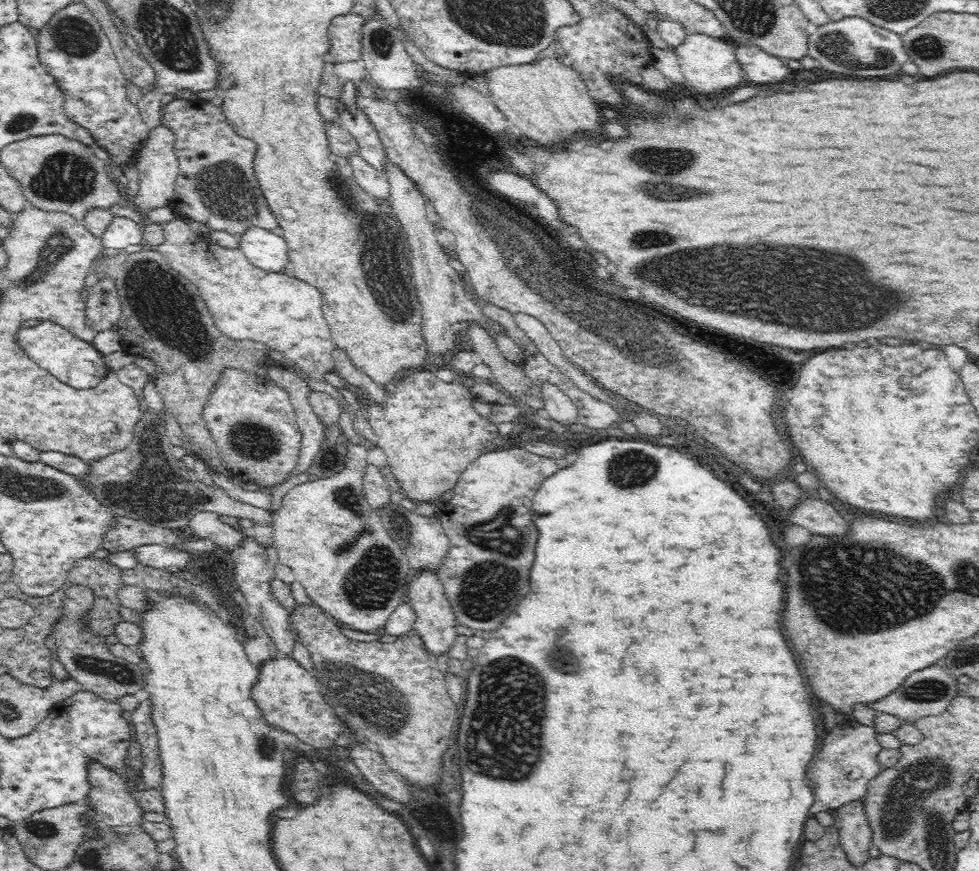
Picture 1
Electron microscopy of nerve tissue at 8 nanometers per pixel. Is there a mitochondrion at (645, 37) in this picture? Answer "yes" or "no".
no

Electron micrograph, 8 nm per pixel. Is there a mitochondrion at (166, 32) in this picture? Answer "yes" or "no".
yes

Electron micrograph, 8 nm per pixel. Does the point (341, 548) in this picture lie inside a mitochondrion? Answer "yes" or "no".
yes

